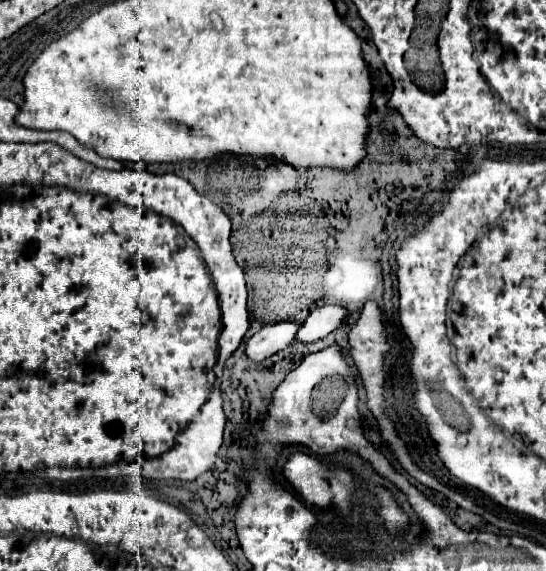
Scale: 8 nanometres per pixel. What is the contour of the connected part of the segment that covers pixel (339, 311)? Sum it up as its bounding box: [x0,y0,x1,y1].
[296,306,348,344]

